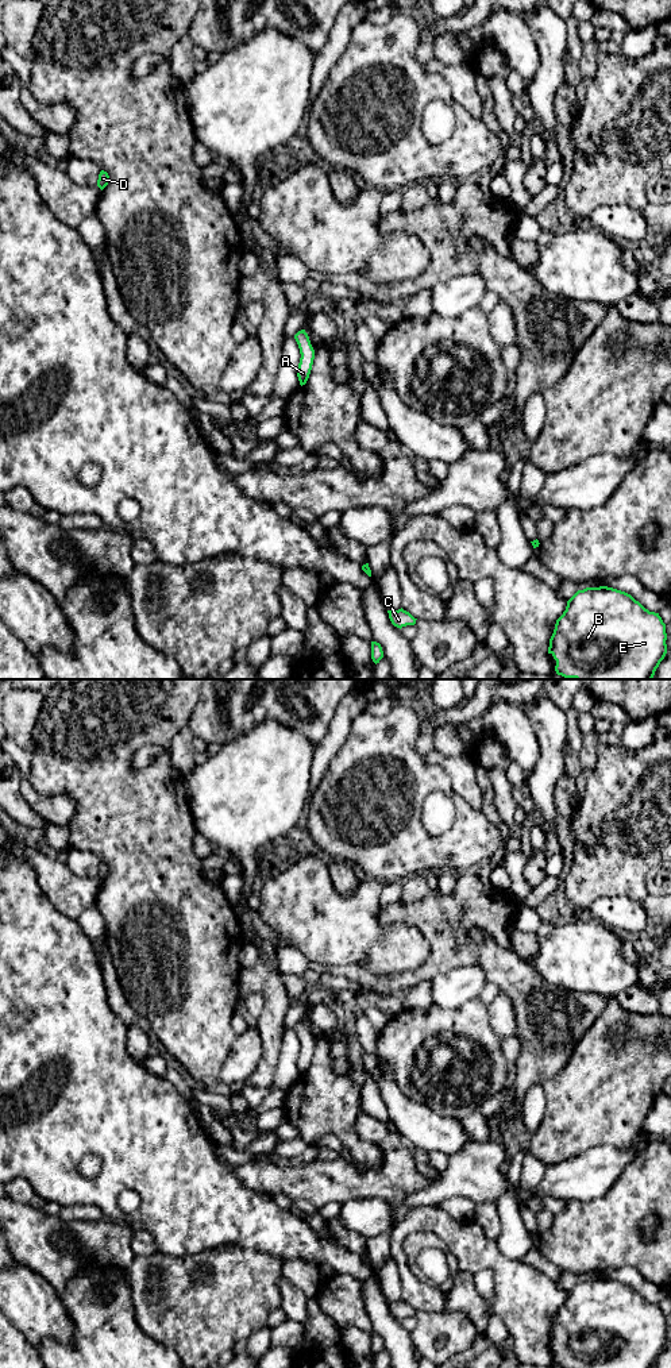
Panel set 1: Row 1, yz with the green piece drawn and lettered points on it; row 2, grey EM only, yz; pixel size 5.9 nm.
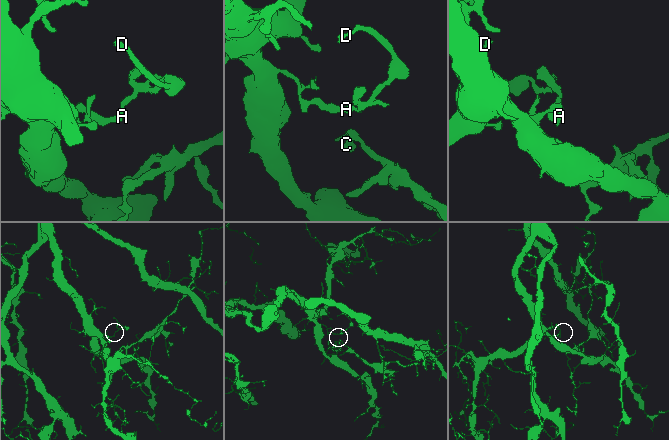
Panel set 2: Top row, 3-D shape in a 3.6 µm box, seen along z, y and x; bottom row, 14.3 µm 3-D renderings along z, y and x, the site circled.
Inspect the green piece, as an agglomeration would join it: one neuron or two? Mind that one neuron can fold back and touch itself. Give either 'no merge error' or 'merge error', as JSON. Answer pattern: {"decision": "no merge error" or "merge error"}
{"decision": "no merge error"}

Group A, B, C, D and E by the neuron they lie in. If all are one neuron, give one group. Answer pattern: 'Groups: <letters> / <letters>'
Groups: A B C D E

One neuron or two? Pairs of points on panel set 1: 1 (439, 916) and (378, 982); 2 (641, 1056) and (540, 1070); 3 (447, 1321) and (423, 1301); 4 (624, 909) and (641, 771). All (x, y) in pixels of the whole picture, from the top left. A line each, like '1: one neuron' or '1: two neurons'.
1: one neuron
2: two neurons
3: two neurons
4: two neurons

